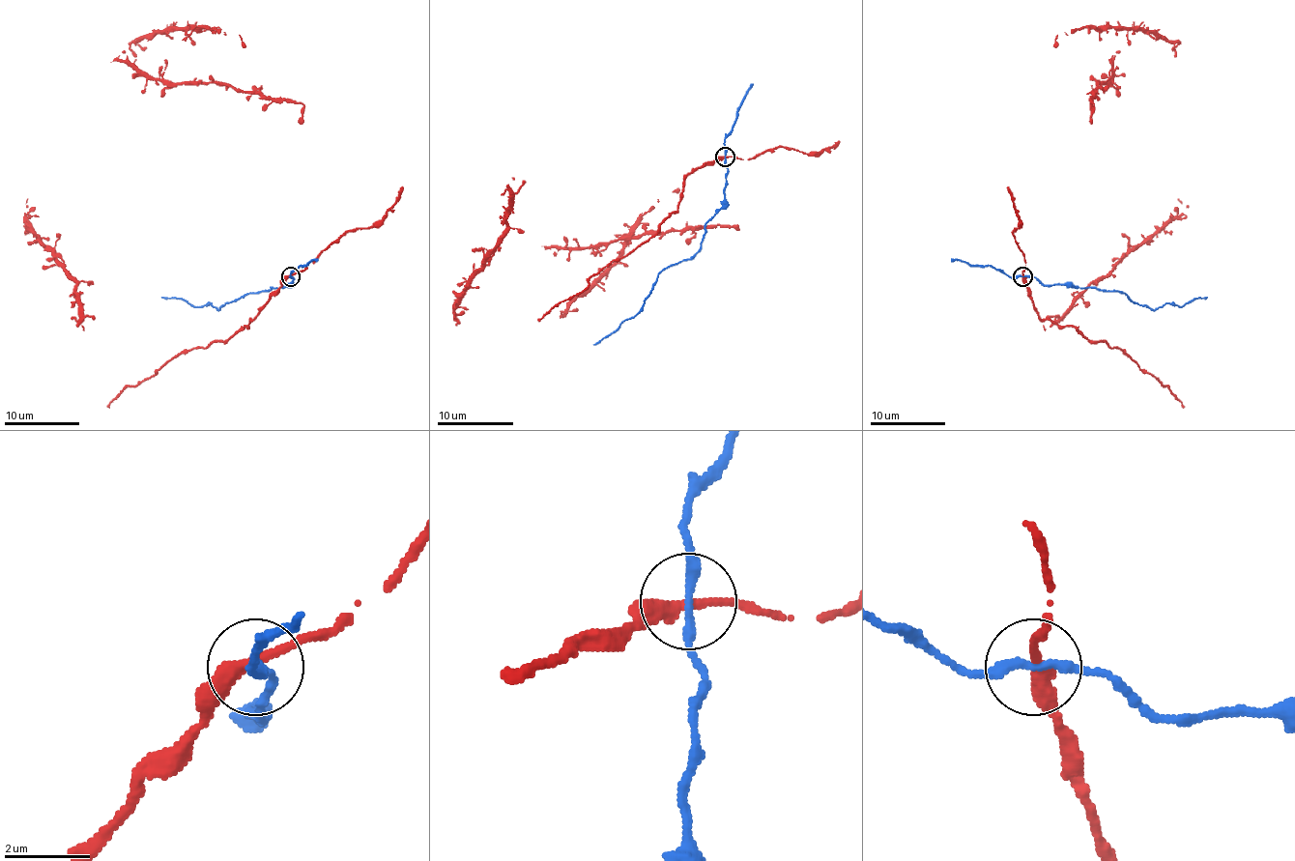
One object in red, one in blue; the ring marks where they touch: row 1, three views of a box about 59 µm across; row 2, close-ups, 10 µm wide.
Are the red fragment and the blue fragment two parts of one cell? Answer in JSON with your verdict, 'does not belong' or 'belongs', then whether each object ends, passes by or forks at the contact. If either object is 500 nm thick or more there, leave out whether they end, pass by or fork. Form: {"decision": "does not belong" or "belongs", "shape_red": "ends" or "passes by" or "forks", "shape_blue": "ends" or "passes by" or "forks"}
{"decision": "does not belong", "shape_red": "passes by", "shape_blue": "passes by"}

